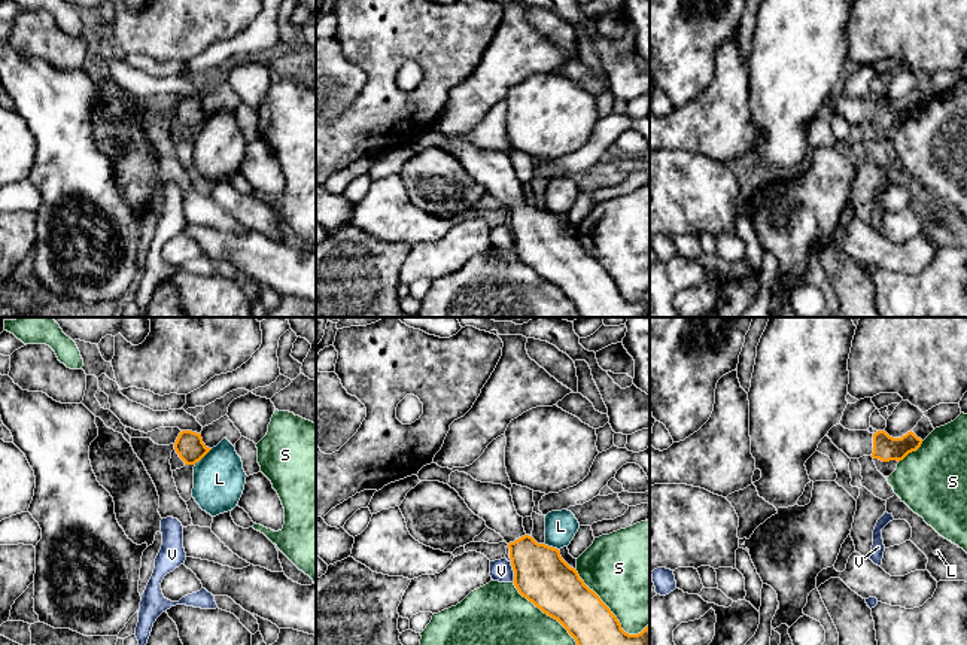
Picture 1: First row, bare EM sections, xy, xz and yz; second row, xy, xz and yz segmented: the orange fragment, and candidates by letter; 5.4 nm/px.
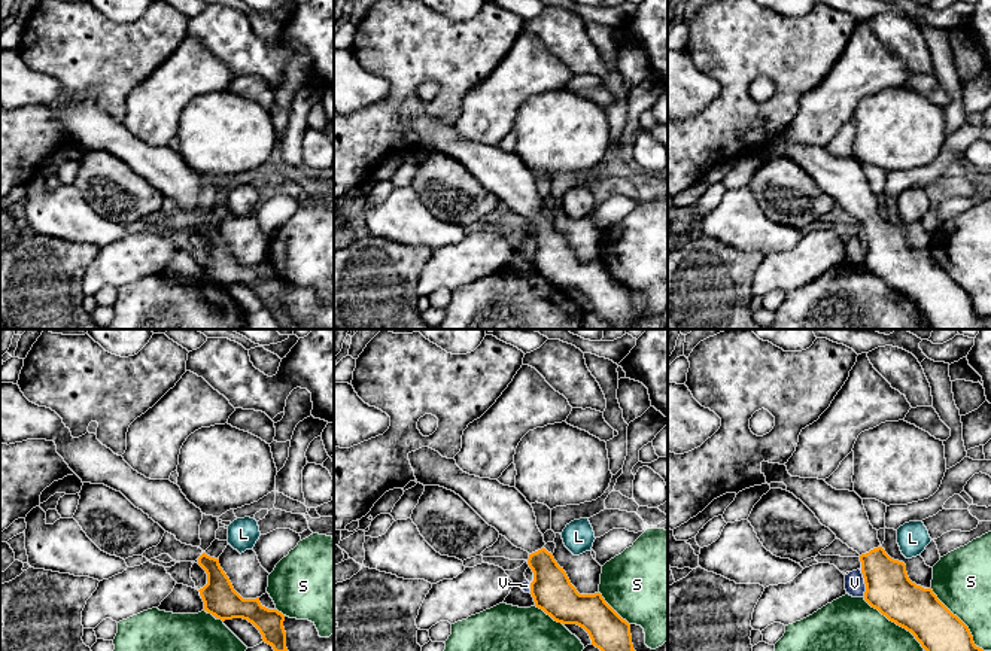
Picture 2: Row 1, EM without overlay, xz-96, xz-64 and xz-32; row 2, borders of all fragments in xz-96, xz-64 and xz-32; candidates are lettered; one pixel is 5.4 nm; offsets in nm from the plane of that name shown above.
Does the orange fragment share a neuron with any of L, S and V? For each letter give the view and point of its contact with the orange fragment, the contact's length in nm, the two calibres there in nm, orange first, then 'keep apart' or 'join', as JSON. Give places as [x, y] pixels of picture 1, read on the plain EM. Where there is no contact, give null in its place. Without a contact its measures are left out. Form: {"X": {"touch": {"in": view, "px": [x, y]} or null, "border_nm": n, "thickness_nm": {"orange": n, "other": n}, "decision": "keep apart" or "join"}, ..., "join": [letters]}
{"L": {"touch": {"in": "xy", "px": [203, 122]}, "border_nm": 130, "thickness_nm": {"orange": 150, "other": 280}, "decision": "keep apart"}, "S": {"touch": {"in": "xz", "px": [611, 279]}, "border_nm": 500, "thickness_nm": {"orange": 280, "other": 480}, "decision": "keep apart"}, "V": {"touch": {"in": "xz", "px": [514, 239]}, "border_nm": 110, "thickness_nm": {"orange": 300, "other": 120}, "decision": "keep apart"}, "join": []}

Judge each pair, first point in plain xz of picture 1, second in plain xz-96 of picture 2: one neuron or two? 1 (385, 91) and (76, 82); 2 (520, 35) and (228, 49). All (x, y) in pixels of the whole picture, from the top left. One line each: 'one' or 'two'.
1: one
2: two

